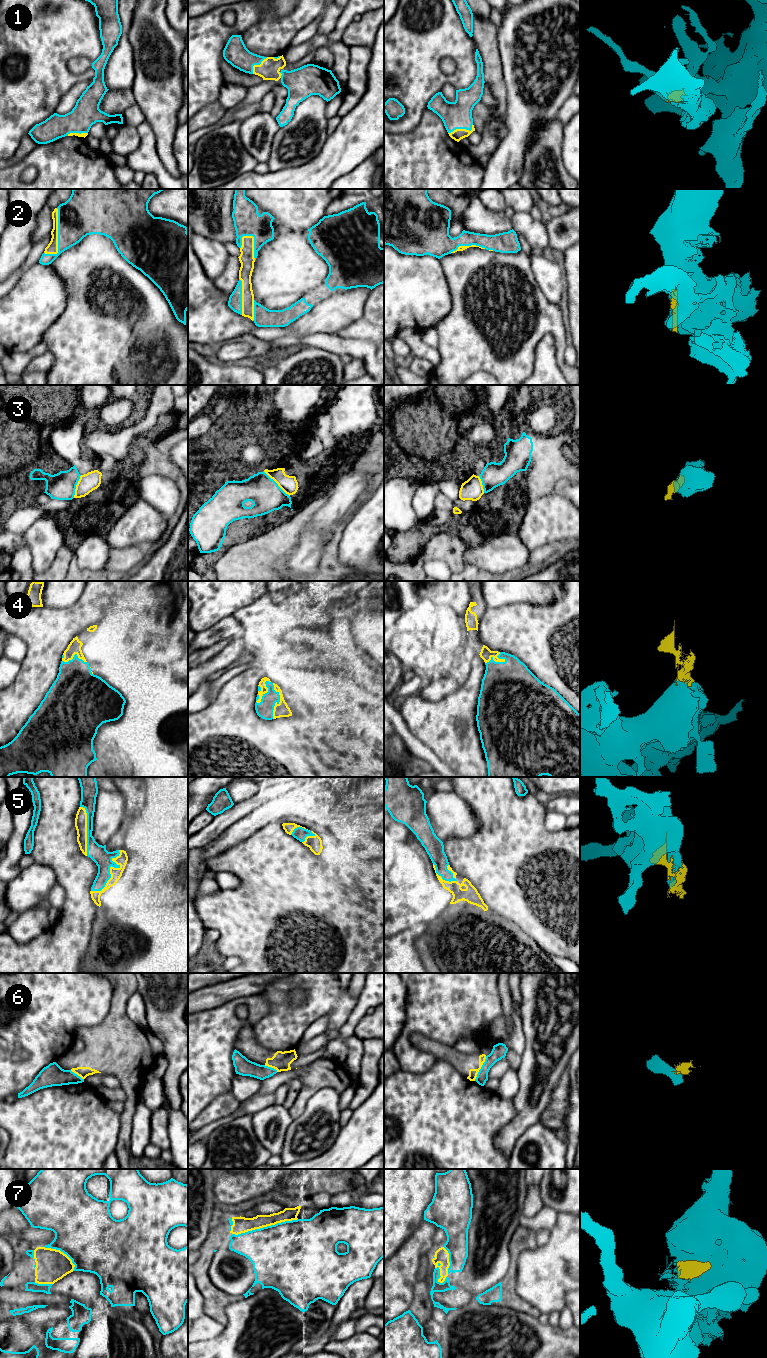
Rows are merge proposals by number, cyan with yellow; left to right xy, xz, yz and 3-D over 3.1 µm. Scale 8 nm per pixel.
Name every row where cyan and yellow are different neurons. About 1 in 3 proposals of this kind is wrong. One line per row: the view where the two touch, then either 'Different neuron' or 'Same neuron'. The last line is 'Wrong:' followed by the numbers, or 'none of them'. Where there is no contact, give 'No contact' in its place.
1: Touches cyan in yz. Same neuron
2: Touches cyan in xy. Same neuron
3: Touches cyan in xz. Different neuron
4: Touches cyan in xz. Same neuron
5: Touches cyan in xy. Same neuron
6: Touches cyan in yz. Different neuron
7: Touches cyan in xz. Different neuron
Wrong: 3, 6, 7

